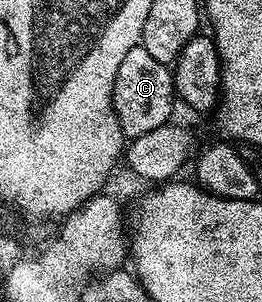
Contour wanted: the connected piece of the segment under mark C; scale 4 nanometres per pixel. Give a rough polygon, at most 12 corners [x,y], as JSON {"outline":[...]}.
{"outline":[[141,44],[119,63],[113,114],[132,139],[170,124],[172,68]]}

